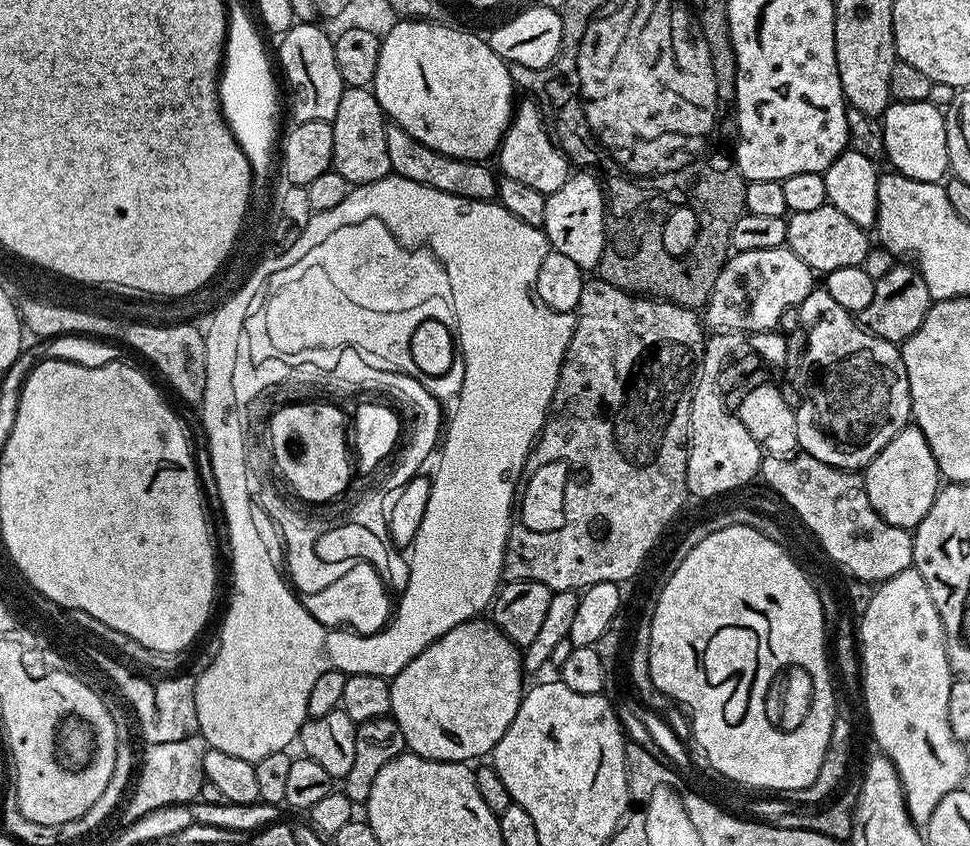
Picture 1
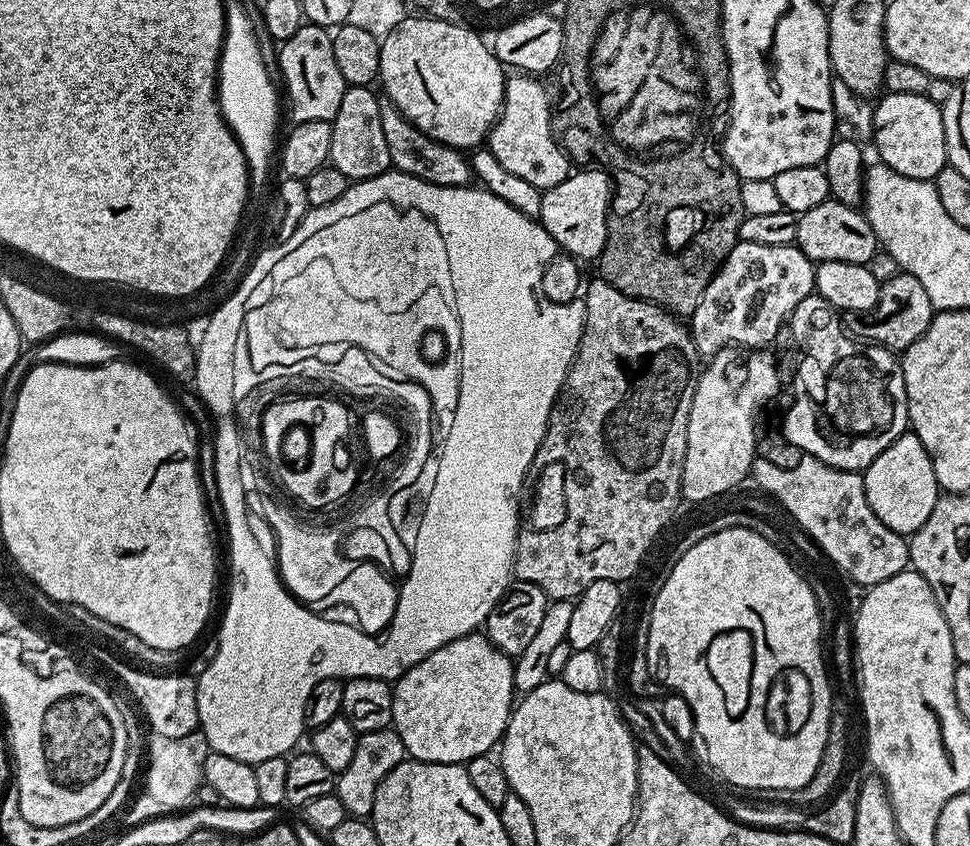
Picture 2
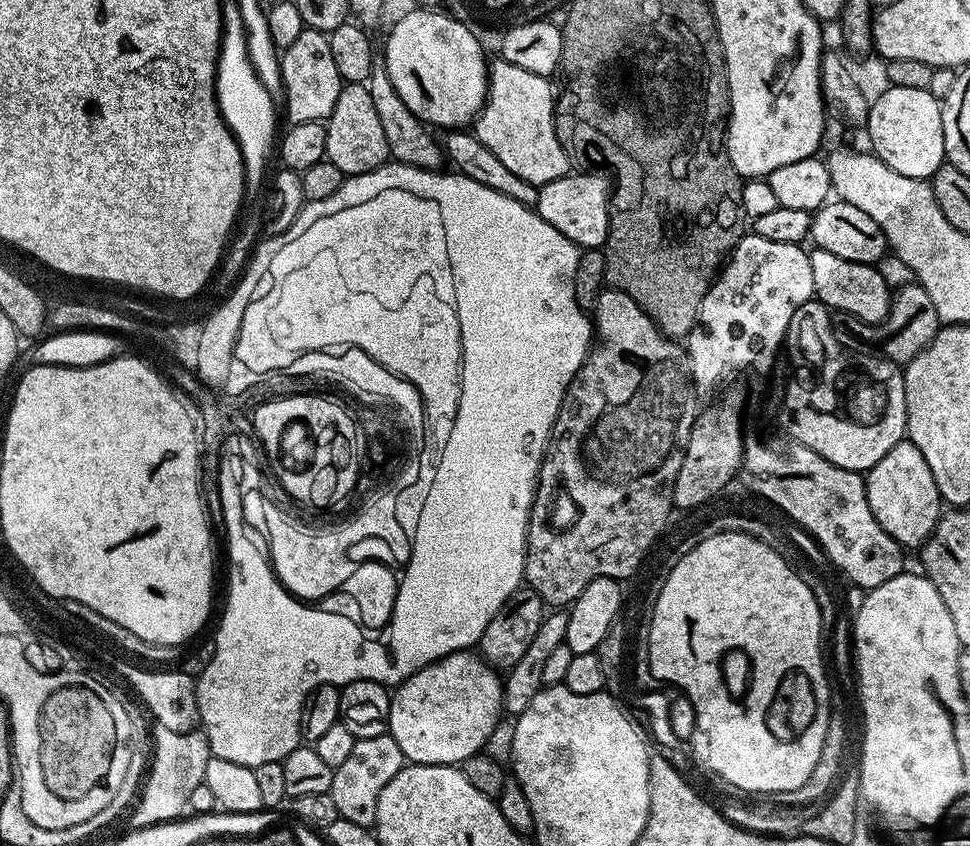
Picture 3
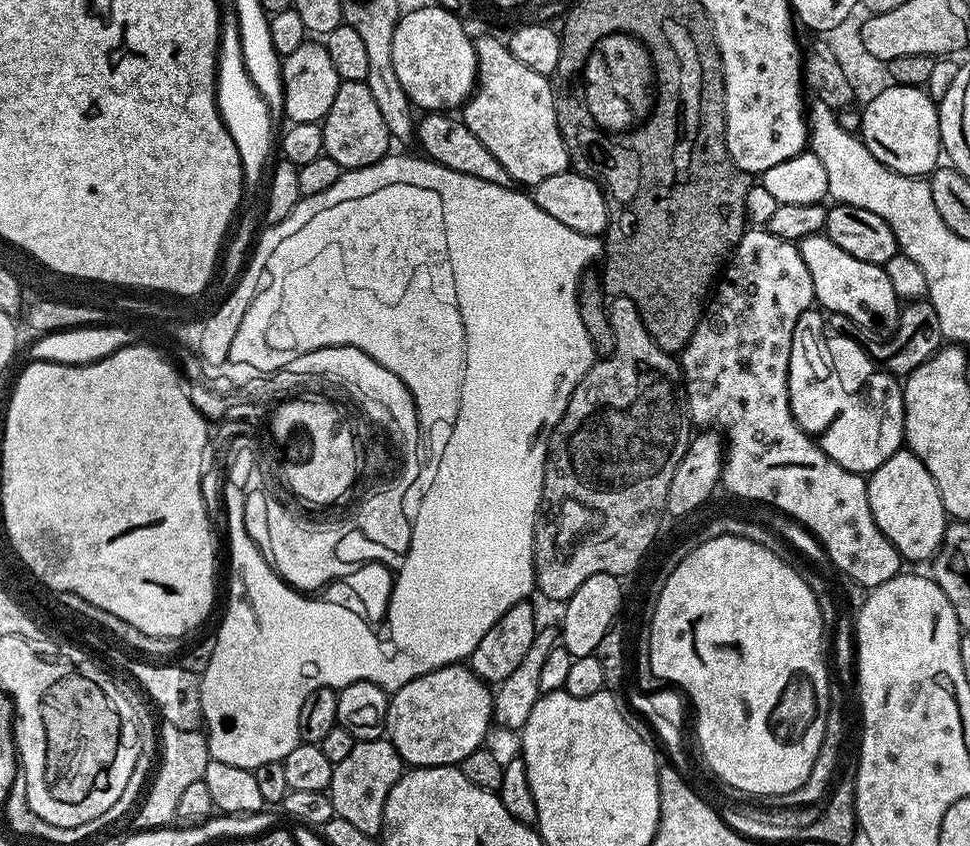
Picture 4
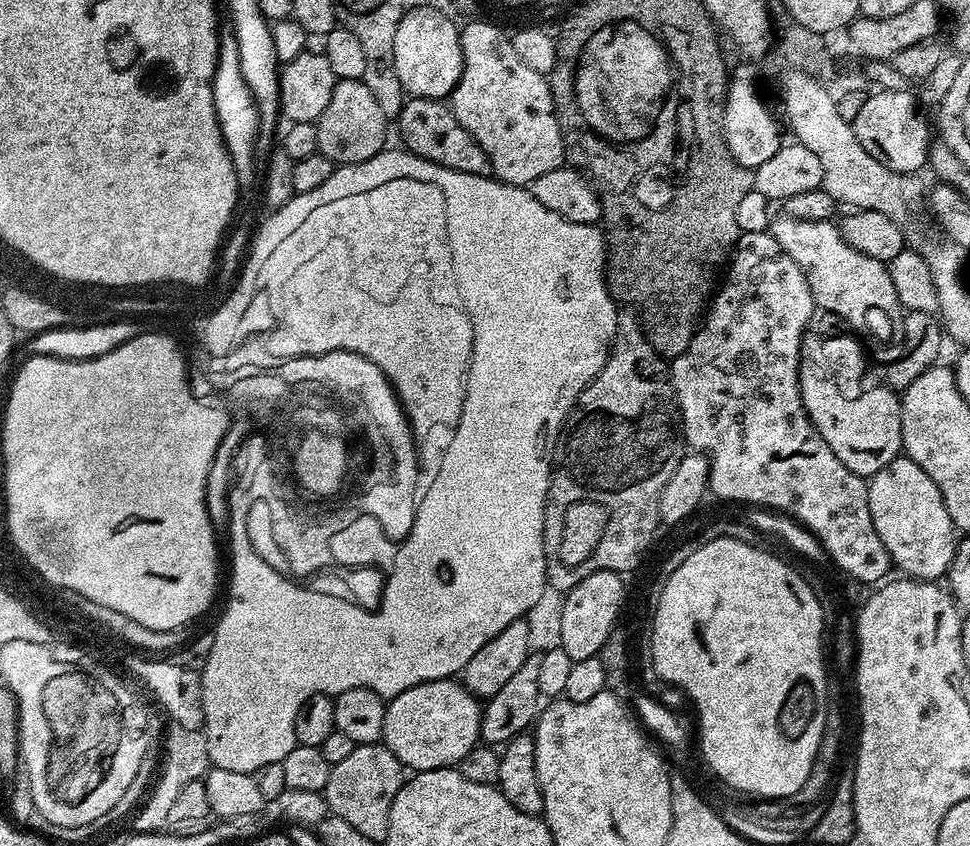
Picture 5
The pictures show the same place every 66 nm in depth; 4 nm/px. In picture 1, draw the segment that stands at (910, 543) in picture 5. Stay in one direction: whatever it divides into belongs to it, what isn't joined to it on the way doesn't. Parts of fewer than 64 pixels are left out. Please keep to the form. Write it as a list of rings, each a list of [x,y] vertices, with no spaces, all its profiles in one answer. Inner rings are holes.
[[[906,426],[871,460],[863,469],[866,494],[870,498],[870,506],[886,522],[899,528],[914,530],[926,518],[937,492],[942,487],[942,477],[934,462],[934,454],[930,454],[930,446],[915,426]]]

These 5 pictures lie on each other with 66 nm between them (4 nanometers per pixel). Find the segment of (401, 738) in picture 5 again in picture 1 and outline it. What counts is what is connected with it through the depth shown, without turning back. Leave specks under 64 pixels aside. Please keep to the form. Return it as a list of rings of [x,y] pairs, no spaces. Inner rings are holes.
[[[491,619],[467,620],[439,636],[397,676],[391,677],[390,715],[402,730],[407,751],[427,760],[472,762],[475,756],[487,757],[502,734],[506,734],[510,722],[514,722],[514,714],[518,714],[520,700],[526,691],[524,679],[521,649],[512,644]]]

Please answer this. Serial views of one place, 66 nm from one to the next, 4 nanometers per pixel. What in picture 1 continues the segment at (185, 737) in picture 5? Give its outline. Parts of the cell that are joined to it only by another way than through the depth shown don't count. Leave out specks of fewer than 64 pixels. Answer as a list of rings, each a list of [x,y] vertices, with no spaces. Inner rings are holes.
[[[197,734],[182,738],[178,742],[149,744],[143,750],[144,757],[141,760],[139,757],[134,787],[126,800],[129,821],[138,820],[148,812],[158,811],[160,808],[193,803],[199,797],[202,786],[206,783],[202,758],[206,758],[209,750],[203,736]]]

